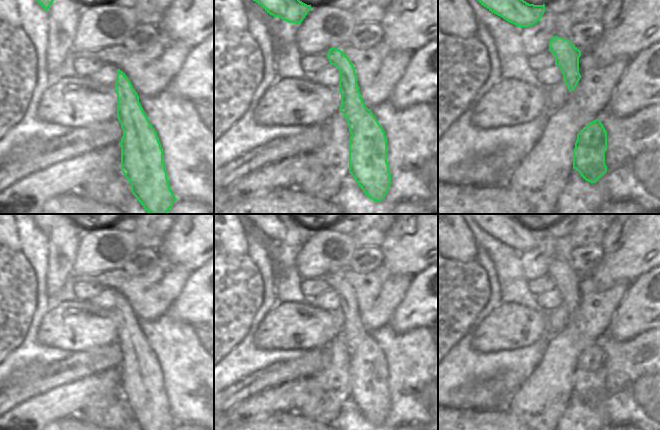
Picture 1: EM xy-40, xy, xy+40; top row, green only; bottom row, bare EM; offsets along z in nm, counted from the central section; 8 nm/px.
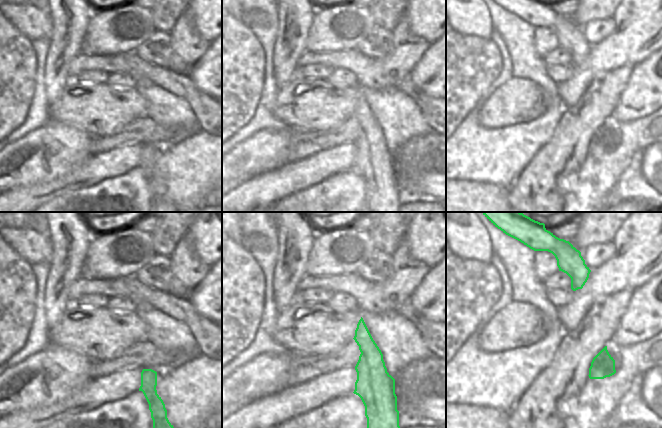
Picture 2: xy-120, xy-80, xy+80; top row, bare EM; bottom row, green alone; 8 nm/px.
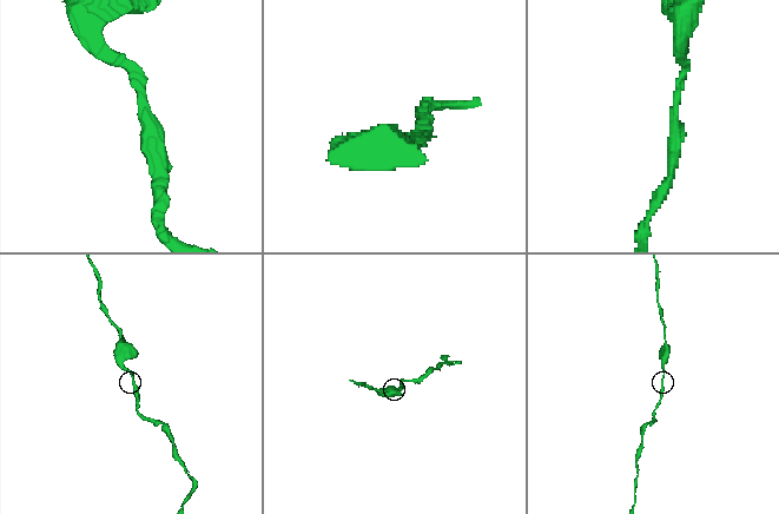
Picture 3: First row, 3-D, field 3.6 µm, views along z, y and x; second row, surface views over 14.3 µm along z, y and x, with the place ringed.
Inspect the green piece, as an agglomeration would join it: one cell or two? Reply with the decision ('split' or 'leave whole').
leave whole

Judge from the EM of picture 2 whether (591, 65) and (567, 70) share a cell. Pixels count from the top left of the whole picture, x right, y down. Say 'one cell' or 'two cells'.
two cells

